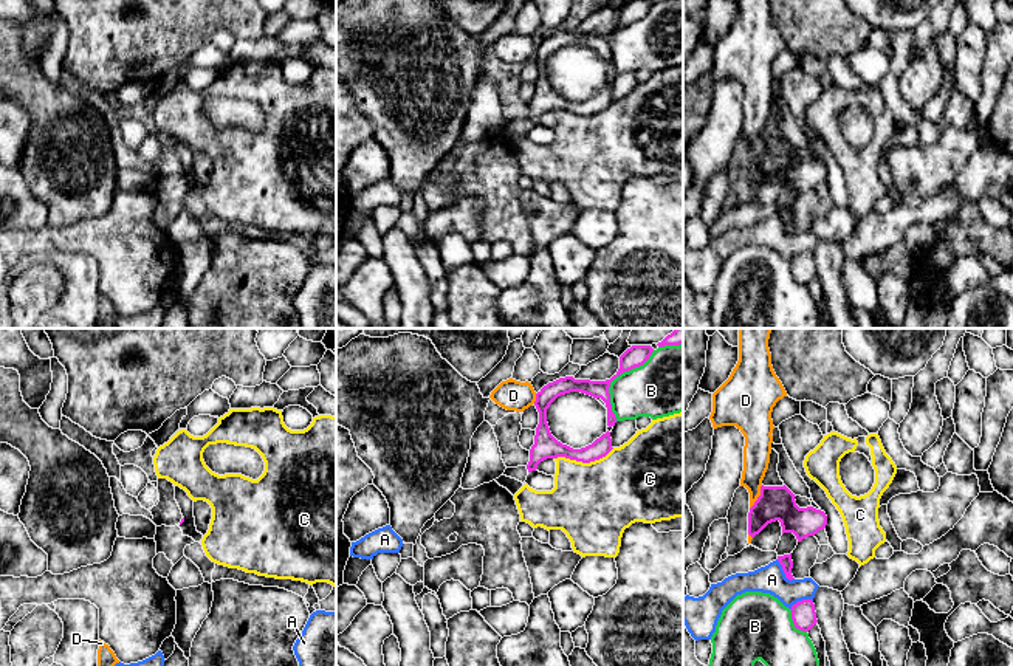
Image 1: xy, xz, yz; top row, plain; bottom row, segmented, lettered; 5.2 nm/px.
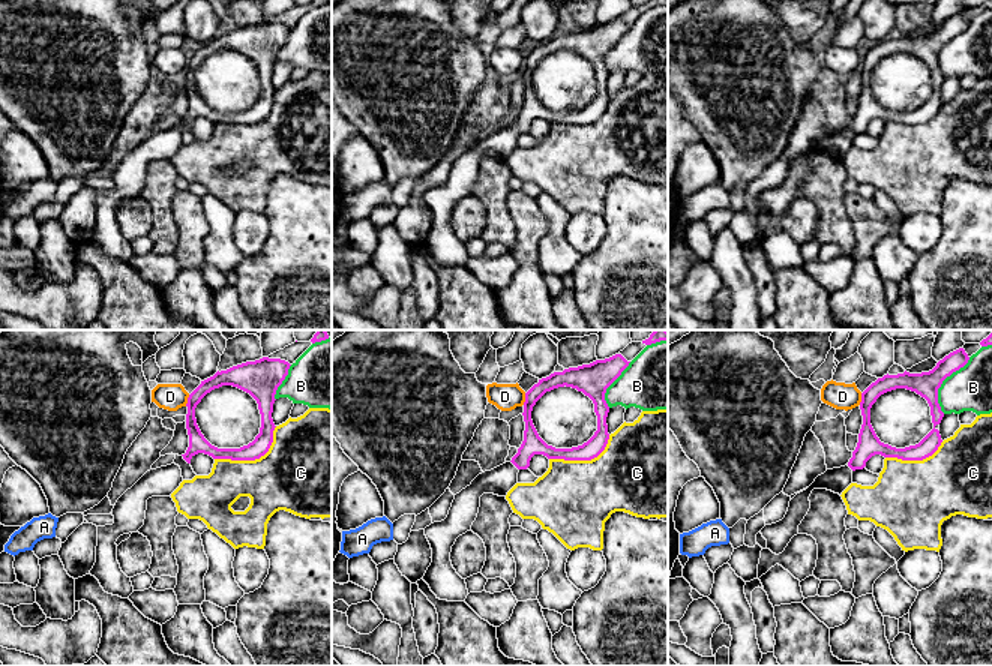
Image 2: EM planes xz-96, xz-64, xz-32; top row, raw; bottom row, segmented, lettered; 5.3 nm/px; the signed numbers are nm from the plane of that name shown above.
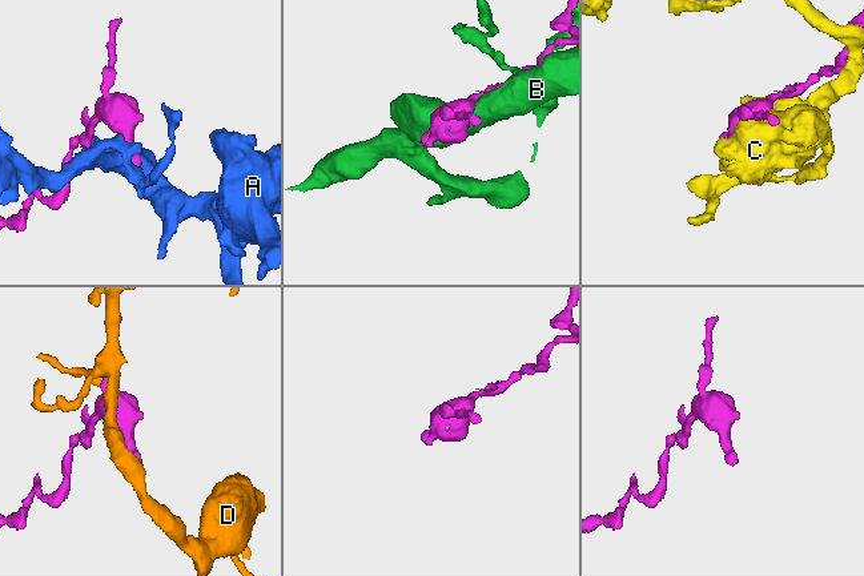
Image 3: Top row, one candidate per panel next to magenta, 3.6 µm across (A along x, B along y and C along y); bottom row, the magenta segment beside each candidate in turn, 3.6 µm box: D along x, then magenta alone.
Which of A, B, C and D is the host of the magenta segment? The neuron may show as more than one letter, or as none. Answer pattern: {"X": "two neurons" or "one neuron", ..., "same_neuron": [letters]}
{"A": "two neurons", "B": "two neurons", "C": "two neurons", "D": "two neurons", "same_neuron": []}

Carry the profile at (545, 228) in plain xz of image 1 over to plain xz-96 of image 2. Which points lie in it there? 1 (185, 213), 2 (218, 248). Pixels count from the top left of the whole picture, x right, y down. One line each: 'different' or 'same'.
1: same
2: different

